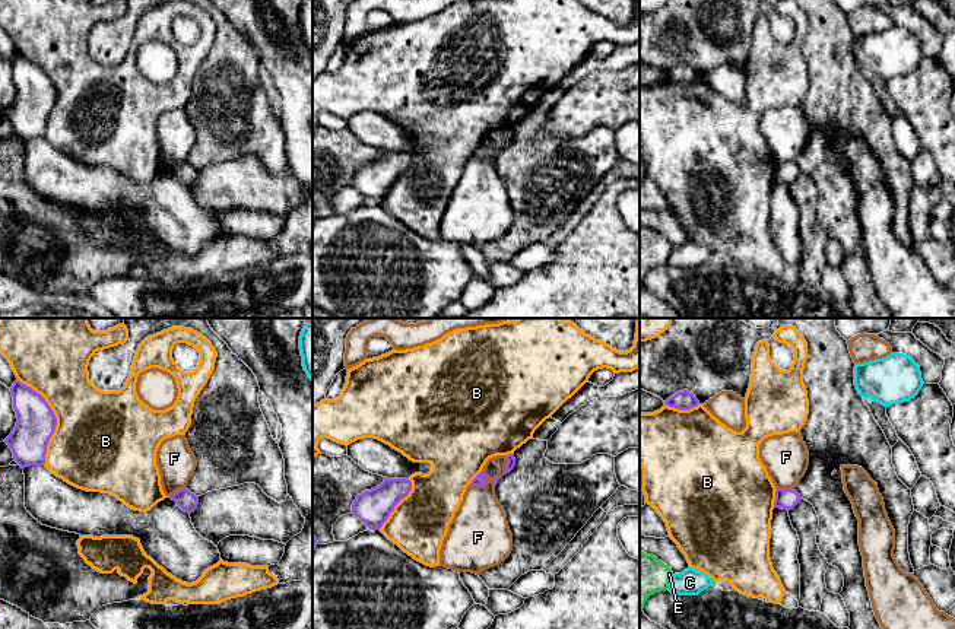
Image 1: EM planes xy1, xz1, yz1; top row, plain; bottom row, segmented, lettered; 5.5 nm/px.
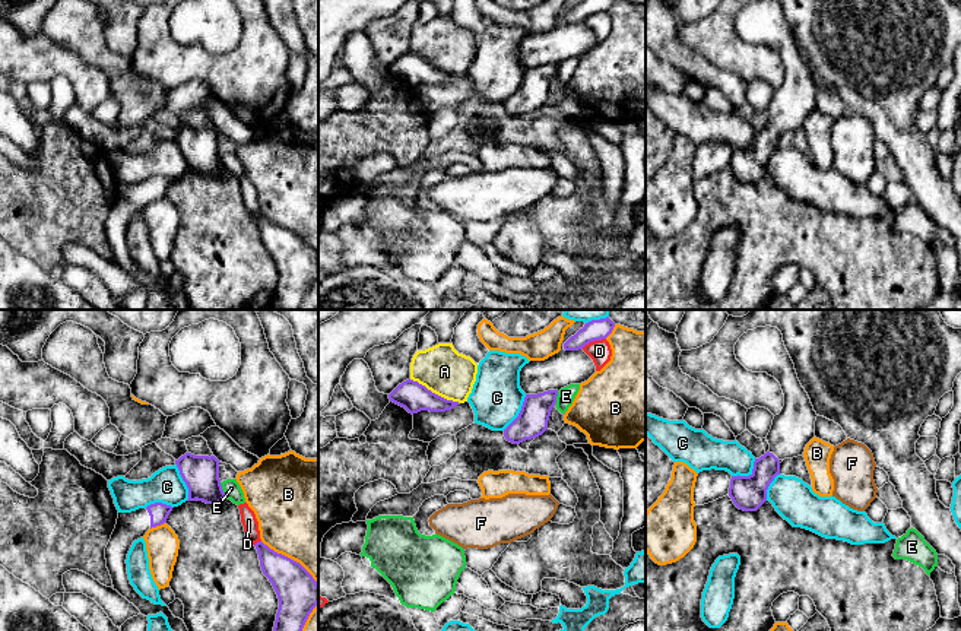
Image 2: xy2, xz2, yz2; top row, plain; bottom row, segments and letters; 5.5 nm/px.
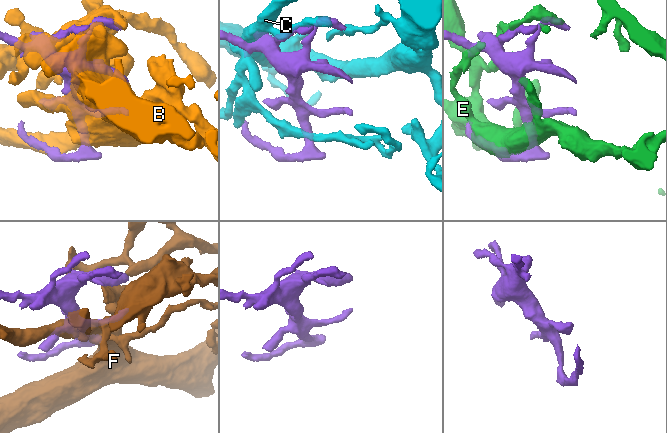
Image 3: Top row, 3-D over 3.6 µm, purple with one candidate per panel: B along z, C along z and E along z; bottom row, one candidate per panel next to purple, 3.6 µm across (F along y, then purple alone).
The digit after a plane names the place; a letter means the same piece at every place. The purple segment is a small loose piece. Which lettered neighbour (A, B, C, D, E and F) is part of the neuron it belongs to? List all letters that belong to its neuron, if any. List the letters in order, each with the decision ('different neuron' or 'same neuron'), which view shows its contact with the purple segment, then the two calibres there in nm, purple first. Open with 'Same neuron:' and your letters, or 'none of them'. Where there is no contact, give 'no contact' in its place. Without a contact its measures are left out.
Same neuron: none of them
A: different neuron; contact in xz2; calibres 160 and 260 nm
B: different neuron; contact in xy1; calibres 220 and 480 nm
C: different neuron; contact in xy2; calibres 200 and 190 nm
D: different neuron; contact in xz2; calibres 90 and 120 nm
E: different neuron; contact in xy2; calibres 200 and 90 nm
F: different neuron; contact in xz1; calibres 70 and 320 nm

